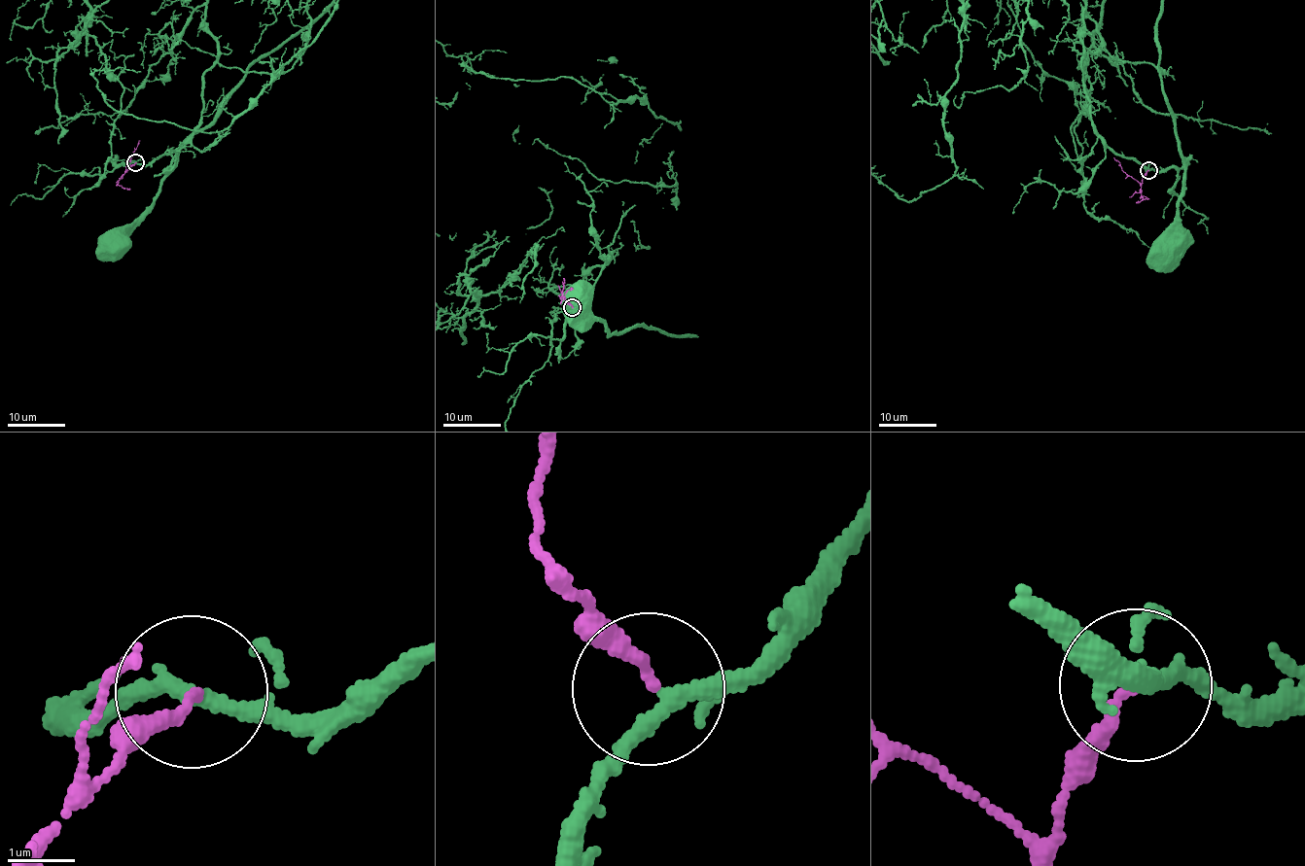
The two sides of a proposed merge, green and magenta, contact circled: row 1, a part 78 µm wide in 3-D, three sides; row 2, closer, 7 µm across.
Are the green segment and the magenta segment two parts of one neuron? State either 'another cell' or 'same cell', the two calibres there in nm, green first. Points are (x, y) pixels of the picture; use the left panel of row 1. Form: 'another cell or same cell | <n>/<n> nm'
same cell | 180/150 nm

